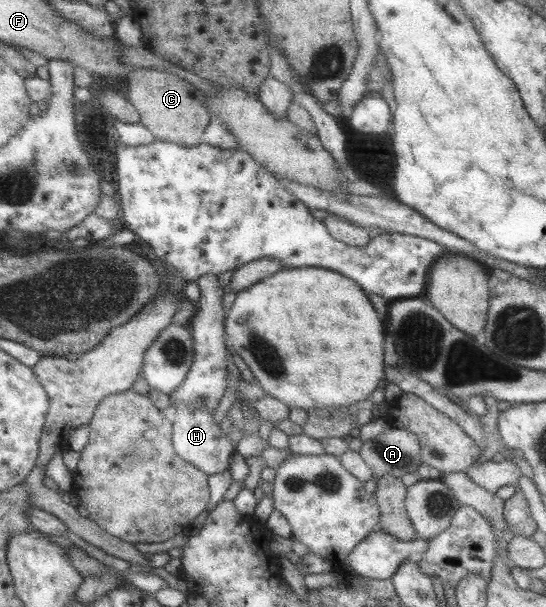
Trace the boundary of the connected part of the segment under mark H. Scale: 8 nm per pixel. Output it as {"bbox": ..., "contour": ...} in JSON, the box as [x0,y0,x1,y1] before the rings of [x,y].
{"bbox":[172,403,235,475],"contour":[[[177,403],[173,406],[176,410],[172,422],[172,446],[176,453],[207,475],[221,473],[228,467],[229,458],[235,453],[235,445],[219,430],[219,424],[212,420],[213,411],[195,407],[192,403]]]}

